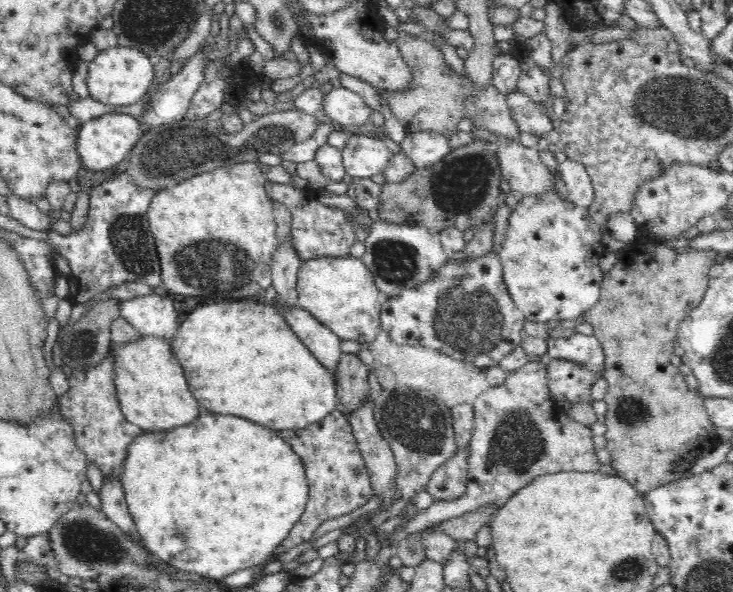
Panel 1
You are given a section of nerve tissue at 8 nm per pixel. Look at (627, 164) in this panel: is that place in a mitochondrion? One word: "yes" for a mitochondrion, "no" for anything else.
no

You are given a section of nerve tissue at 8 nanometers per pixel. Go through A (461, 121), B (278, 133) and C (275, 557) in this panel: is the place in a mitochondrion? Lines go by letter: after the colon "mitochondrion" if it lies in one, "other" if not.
A: other
B: mitochondrion
C: other

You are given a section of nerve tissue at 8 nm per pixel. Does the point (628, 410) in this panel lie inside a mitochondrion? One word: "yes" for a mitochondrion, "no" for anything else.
yes

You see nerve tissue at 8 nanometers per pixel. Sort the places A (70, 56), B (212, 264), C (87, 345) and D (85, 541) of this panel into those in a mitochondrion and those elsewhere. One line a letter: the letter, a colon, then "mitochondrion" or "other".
A: other
B: mitochondrion
C: mitochondrion
D: mitochondrion

